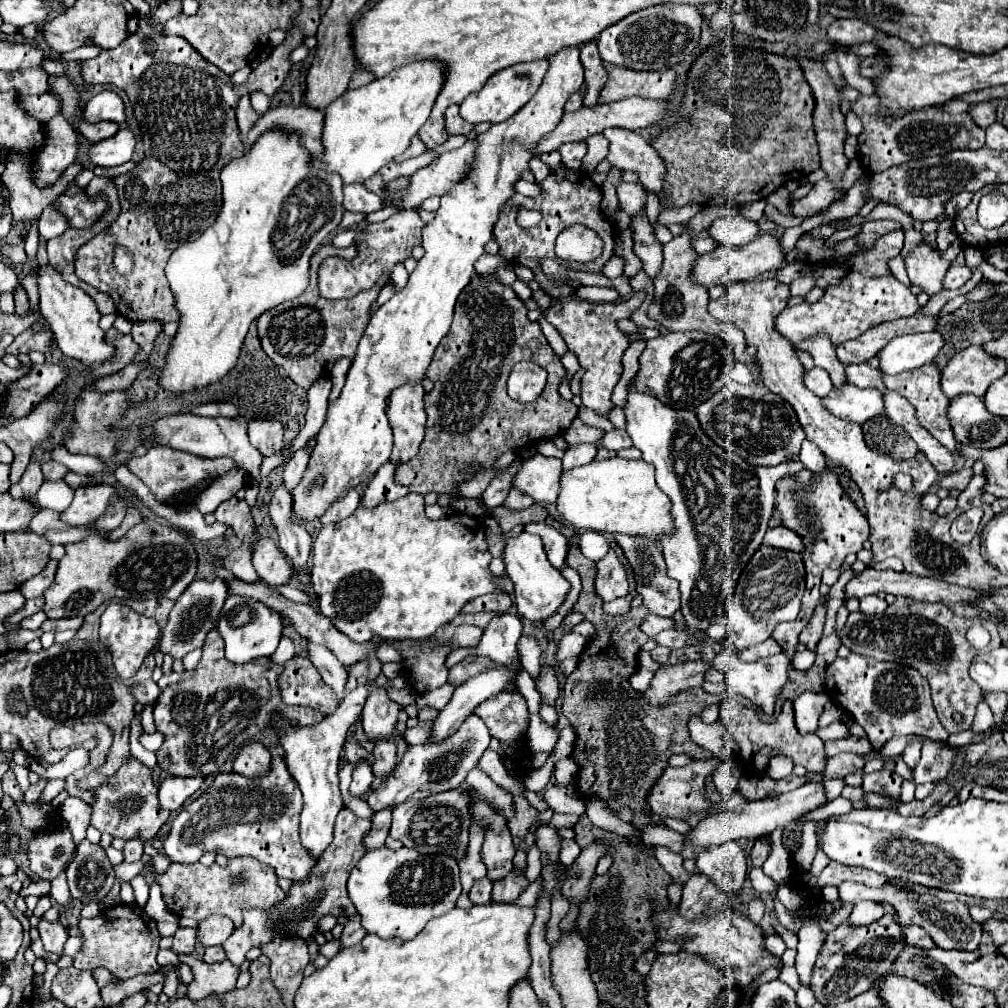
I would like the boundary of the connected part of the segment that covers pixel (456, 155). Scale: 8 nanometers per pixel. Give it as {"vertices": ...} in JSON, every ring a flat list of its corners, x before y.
{"vertices":[[469,138,461,148,441,154,429,166,417,170,411,178,411,186,403,198,401,208,415,208,429,196,443,196,447,186,451,186,451,178,459,178,459,174,467,170,467,162,471,162,473,152,475,140]]}

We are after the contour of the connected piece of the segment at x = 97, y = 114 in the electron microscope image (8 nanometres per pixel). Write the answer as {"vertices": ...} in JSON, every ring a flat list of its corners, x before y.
{"vertices":[[101,90,97,92,83,110,83,118,87,122,101,122,101,120,109,120,109,122,117,122,117,124,125,124,127,122,127,114,125,114,125,104,121,100,121,96,113,90]]}

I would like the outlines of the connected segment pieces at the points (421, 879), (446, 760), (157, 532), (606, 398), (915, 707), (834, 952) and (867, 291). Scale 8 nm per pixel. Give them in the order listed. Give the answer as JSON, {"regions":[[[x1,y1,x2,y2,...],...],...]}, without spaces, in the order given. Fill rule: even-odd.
{"regions":[[[413,848,401,850,369,850,357,866,351,870,347,882,349,898,355,904,361,926,367,932,379,934,383,938,415,938,431,918,443,916,455,908,455,902,461,894,459,866,455,860,445,858,443,854,419,854]],[[471,714,455,734,441,742,429,742,423,746,409,746,407,754,403,756,401,764,397,766,397,772,387,780,377,786,377,790,369,796,367,804,371,806,373,812,379,812,387,806,397,806,405,802,413,792,417,790,431,790,431,792,447,792,455,786,461,786,467,778,467,774,477,768,479,758,483,752,489,748,491,736,485,726,485,722,477,716]],[[143,520,115,542,91,536,77,544,67,544,65,548,67,552,59,560,55,582,47,588,47,594,43,594,43,610,49,618,87,616,113,598,175,600,197,574,195,544,165,522,157,520]],[[643,290,637,292,631,300,619,302,619,304,615,304,615,302,611,302,611,304,599,304,597,302,595,304,595,302,571,298,571,300,557,300,557,304,553,304,547,310,547,320,561,332,569,350,573,350,577,354,579,364,585,368,582,377,582,394,580,394,583,406,587,406,587,408,591,408,603,416,613,406,611,392,621,378,621,372,623,372,621,356,629,346,629,340,617,328,615,322,619,318,629,318,631,312,635,308,639,308,645,298,647,298,647,294]],[[861,654,837,658,825,670,825,690,839,706,853,714,855,722,867,732,873,750,881,750,893,736,923,734,933,740,945,740,947,732,937,720,927,680,911,666,897,662,879,662]],[[895,912,885,914,883,918,879,918,869,926,849,926,849,924,839,926,827,936,813,968,811,990,817,1002,841,1004,873,988,883,976,891,972,891,964,903,948,905,948,903,926,895,920]],[[851,270,845,278,841,278,839,284,829,286,819,302,815,302,815,304,803,302,799,306,785,308,777,316,775,326,793,344,799,344,799,342,803,342,811,336,817,336,817,334,827,334,829,340,835,346,839,346,845,340,857,338,859,334,863,334,867,328,871,328,875,324,897,320,903,316,911,316,917,310,919,310,917,298,893,274,865,276,859,270]]]}

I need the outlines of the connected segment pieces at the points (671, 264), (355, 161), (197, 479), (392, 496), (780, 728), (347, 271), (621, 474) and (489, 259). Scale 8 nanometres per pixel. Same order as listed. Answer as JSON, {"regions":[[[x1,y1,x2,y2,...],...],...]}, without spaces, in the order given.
{"regions":[[[681,232,677,236,673,236,673,240,669,244,663,246,663,270,661,274,655,278,655,292,653,292,653,300,651,306,647,310,647,316,655,322,659,322,663,328,667,328,669,332,683,332,683,330,701,330,707,334,715,334,719,338,723,338,727,342,730,352,733,352,736,362,749,364,753,376,757,376,757,366,755,366,755,356,747,356,745,354,746,340,744,333,733,324,721,322,717,318,713,318,711,314,707,314,707,302,709,302,709,292,707,286,701,286,693,280,693,268,695,268,695,260,699,258,699,254,693,248,693,236,689,232]],[[429,58,429,60,405,64,403,68,395,68,387,76,377,78,361,88,347,90,341,98,333,100,325,108,325,128,323,128,325,154,317,158,319,166,325,164,327,170,337,172,343,178,343,184,355,184,371,178,381,166,385,166,387,162,391,162,395,156,403,154,409,148,411,138,427,122,431,108,435,104,435,98,443,88,445,76,447,76,447,64,441,60]],[[165,446,149,448,145,456,129,460,129,470,141,482,145,482,145,486,151,490,151,494,159,502,171,502,171,498,181,496,183,492,195,490,195,488,199,488,203,484,211,484,215,478,223,476,227,470,231,470,235,466,237,464,231,458,207,460,207,458,199,458,199,456,193,456,193,454,183,454,179,450,171,450,171,448,165,448]],[[387,460,387,464,383,464,375,476,371,478,365,496,363,496,363,504,365,506,375,506,375,502,391,502,397,500,399,496,403,498,409,490,403,490,403,486,397,486,393,482,393,474,395,474,397,464,393,464,391,460]],[[727,698,727,700,721,702,719,718,723,720,723,724,727,724,727,728,731,730,731,736,737,740,739,756,741,756,741,762,743,762,743,766,747,770,753,770,753,772,767,770,769,758,773,758,775,754,791,756,795,760,795,764,803,764,809,772,823,772,823,768,825,768,827,756,823,752,823,740,815,732,801,734,797,730,795,714,793,714,793,702,791,700,783,702,783,708,781,708,781,712,777,714,777,718,773,722,765,722,761,718,759,710,741,706,739,702]],[[397,210,391,218,377,222,377,224,369,224,365,228,367,234,363,234,363,238,357,242,359,254,353,262,341,260,337,256,329,256,321,262,319,272,317,272,319,274,319,294,323,298,339,300,339,298,353,298,361,290,371,288,381,274,389,274,391,266,395,266,397,262,403,262,405,258,411,256,413,246,421,244,423,226,425,226,425,222,417,216,415,210]],[[593,460,571,472,561,474,561,492,557,496,557,510,565,520,577,528,643,536,659,542,663,534,673,534,671,500,659,490,655,482,655,468,643,460]],[[483,254,483,256,477,260,477,268,475,268,475,272,477,272,479,276,489,276,489,274,493,274,493,272,499,268,499,262,505,264,505,260,499,258,499,256]]]}

